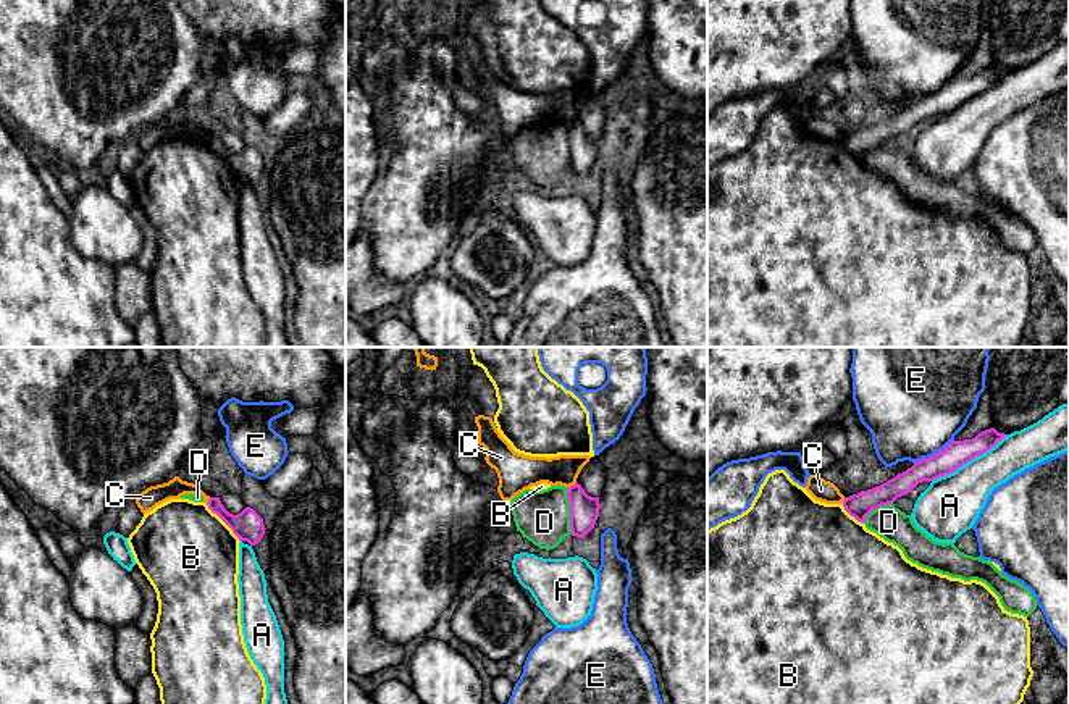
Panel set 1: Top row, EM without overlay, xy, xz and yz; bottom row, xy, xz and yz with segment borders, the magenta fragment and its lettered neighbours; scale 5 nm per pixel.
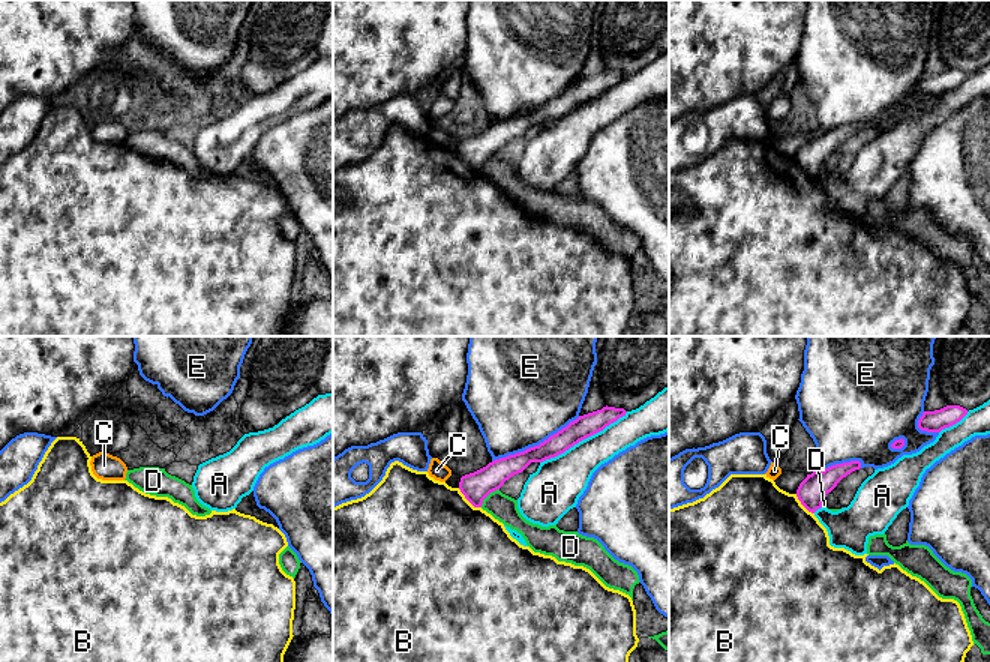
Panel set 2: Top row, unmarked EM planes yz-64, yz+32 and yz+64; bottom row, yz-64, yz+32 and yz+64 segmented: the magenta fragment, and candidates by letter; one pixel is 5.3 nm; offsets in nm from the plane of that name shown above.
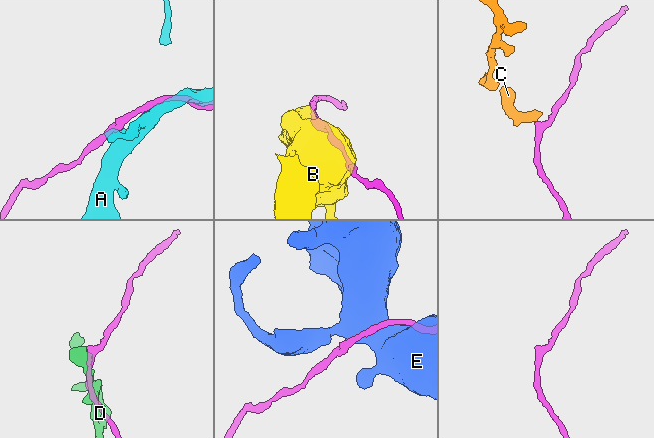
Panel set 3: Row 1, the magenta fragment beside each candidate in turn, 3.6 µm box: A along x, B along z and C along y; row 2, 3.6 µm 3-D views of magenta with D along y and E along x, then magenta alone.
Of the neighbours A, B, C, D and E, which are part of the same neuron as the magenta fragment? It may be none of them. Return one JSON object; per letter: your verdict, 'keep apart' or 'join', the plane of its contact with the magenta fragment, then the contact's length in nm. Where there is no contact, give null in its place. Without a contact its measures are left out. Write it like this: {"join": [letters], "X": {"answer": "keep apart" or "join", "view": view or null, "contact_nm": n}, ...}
{"join": [], "A": {"answer": "keep apart", "view": "yz", "contact_nm": 440}, "B": {"answer": "keep apart", "view": "xy", "contact_nm": 260}, "C": {"answer": "keep apart", "view": "xz", "contact_nm": 50}, "D": {"answer": "keep apart", "view": "xz", "contact_nm": 240}, "E": {"answer": "keep apart", "view": "yz", "contact_nm": 240}}

